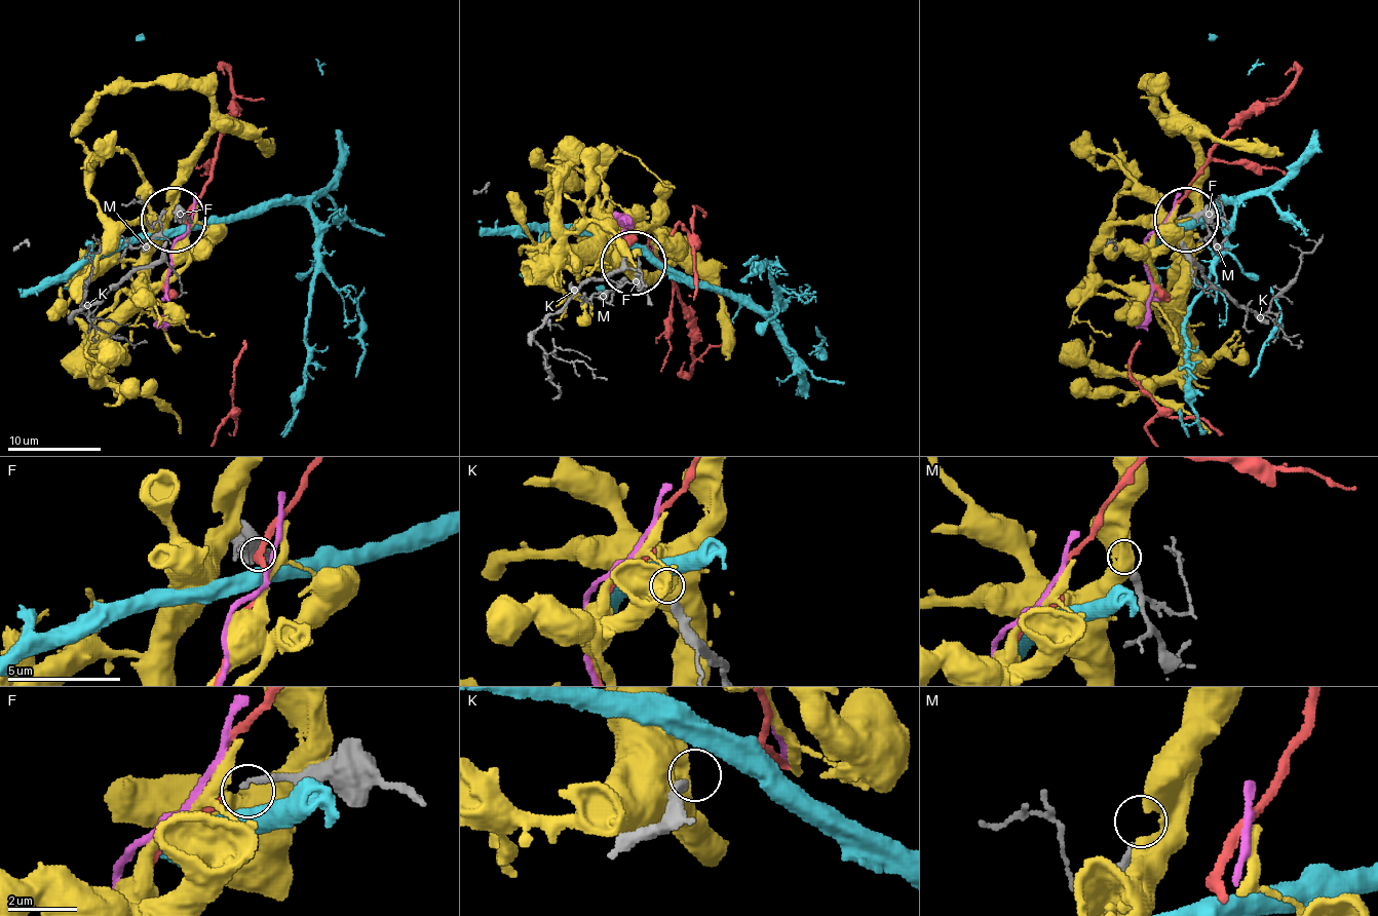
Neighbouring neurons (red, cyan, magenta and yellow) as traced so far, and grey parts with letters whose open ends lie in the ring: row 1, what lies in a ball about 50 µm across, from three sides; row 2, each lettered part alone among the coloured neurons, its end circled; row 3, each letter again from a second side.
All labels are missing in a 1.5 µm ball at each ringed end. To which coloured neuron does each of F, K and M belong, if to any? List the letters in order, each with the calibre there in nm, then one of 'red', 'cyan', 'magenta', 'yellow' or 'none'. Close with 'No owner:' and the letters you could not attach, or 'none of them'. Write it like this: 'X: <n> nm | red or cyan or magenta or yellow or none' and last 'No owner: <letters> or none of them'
F: 240 nm | red
K: 320 nm | none
M: 360 nm | none
No owner: K, M

